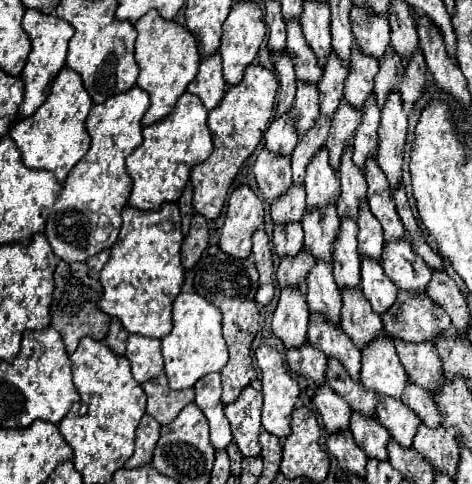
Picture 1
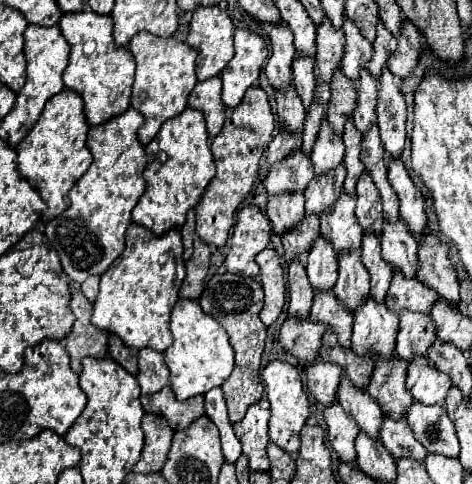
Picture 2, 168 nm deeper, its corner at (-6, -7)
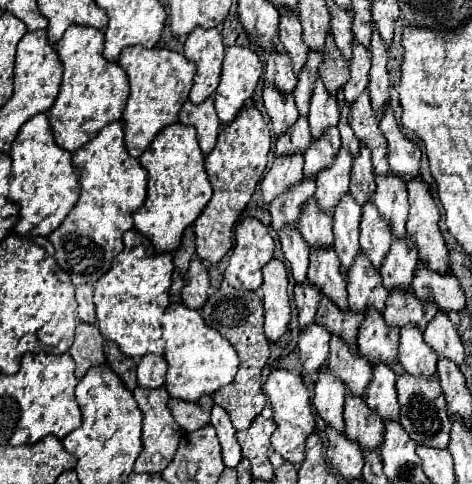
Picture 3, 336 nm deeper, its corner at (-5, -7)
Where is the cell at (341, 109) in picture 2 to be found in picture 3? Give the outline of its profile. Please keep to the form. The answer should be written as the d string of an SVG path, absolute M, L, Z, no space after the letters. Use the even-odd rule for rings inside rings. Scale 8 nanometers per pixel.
M328 35L328 39L326 39L326 49L324 49L322 57L324 57L324 61L320 65L320 79L324 81L330 95L336 95L338 89L342 89L348 83L350 71L348 71L348 63L344 61L342 53L336 47L332 35Z

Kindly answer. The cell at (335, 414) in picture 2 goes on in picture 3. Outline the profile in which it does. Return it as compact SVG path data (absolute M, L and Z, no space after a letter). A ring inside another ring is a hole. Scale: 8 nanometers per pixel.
M324 369L318 373L316 379L316 391L314 391L314 407L318 411L318 415L326 421L326 425L330 425L332 429L344 433L346 425L342 419L342 411L344 411L344 403L346 403L346 391L342 387L342 383L338 379L334 379L334 375Z

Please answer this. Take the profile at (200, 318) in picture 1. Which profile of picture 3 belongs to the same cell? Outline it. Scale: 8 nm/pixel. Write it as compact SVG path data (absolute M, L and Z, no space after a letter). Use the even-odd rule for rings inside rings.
M180 301L170 303L162 317L162 329L166 339L164 357L168 361L166 389L172 397L178 397L182 401L198 401L202 395L212 395L216 389L232 383L240 359L234 347L230 347L230 343L226 343L226 339L218 335L218 331L204 323L198 311L188 309Z

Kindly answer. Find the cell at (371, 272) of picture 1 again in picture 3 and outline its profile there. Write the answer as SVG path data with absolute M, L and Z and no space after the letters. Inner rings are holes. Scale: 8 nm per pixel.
M366 203L362 207L360 247L376 271L380 271L382 259L386 259L390 245L392 245L392 235L388 231L388 223L378 215L378 209L374 209L372 203Z

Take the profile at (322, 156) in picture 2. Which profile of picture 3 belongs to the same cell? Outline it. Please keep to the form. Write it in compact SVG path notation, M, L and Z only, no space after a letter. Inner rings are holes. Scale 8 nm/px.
M316 81L314 93L312 93L312 101L310 101L310 115L308 115L308 123L310 123L310 131L312 137L318 139L322 137L330 127L338 127L340 121L340 113L338 113L338 105L336 105L336 97L330 95L322 81Z

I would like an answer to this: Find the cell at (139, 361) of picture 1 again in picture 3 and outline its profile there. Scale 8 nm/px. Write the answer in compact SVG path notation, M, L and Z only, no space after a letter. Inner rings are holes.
M148 353L138 361L138 385L142 389L158 389L164 385L166 359L162 355Z

